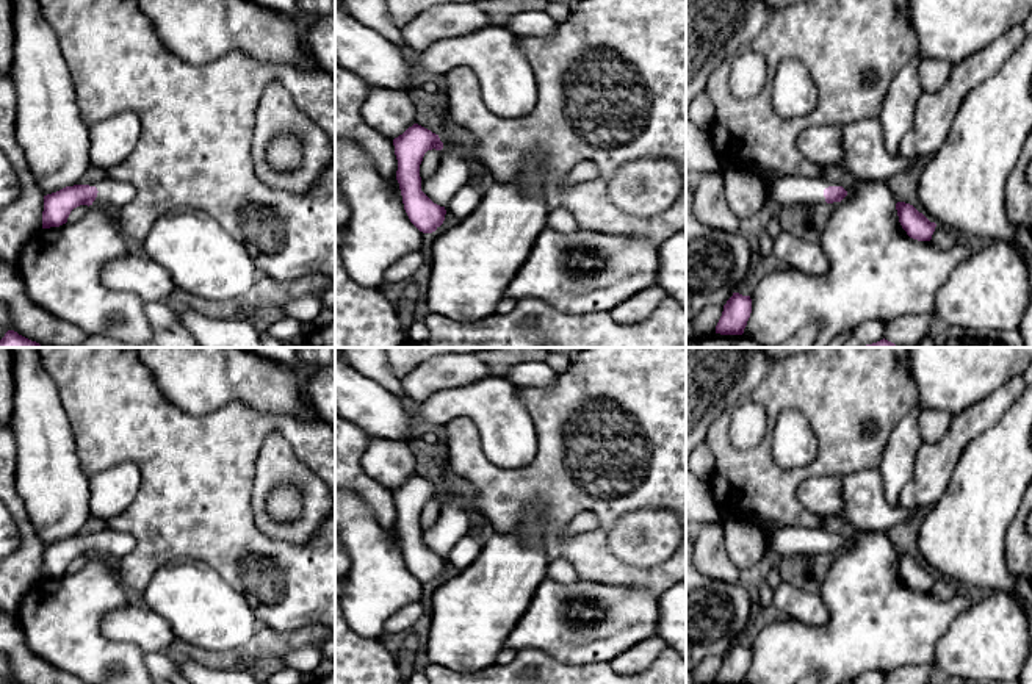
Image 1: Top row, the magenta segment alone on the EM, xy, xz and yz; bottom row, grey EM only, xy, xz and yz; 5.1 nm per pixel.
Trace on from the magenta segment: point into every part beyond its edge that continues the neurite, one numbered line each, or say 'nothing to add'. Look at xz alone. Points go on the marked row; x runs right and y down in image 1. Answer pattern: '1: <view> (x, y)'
1: xz (459, 138)

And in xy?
1: xy (111, 193)

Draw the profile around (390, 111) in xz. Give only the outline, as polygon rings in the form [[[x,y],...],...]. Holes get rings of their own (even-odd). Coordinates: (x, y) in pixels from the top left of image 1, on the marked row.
[[[371,88],[362,105],[363,121],[388,139],[417,124],[417,111],[407,91]]]

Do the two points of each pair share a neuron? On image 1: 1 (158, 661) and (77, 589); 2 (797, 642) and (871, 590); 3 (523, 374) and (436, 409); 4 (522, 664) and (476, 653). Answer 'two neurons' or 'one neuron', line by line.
1: two neurons
2: one neuron
3: two neurons
4: two neurons

